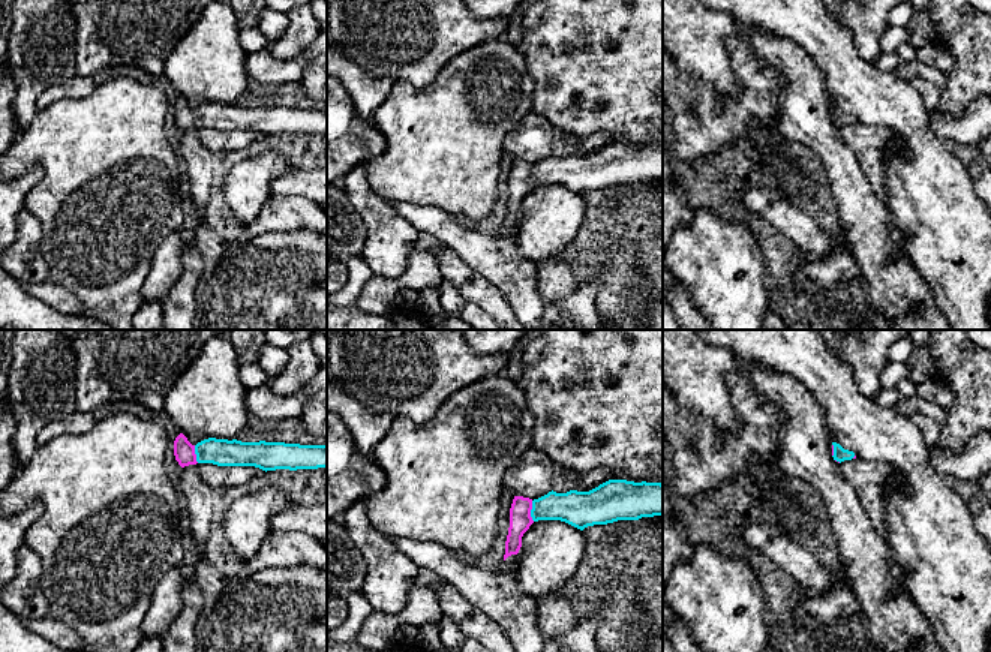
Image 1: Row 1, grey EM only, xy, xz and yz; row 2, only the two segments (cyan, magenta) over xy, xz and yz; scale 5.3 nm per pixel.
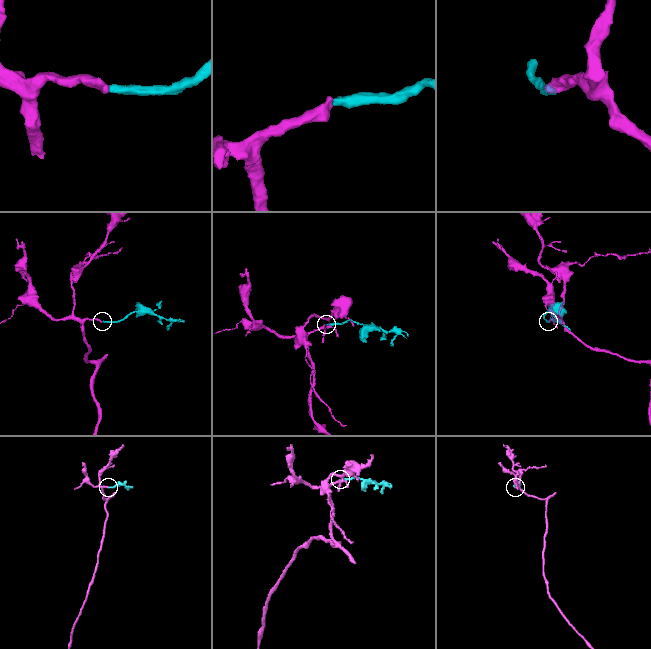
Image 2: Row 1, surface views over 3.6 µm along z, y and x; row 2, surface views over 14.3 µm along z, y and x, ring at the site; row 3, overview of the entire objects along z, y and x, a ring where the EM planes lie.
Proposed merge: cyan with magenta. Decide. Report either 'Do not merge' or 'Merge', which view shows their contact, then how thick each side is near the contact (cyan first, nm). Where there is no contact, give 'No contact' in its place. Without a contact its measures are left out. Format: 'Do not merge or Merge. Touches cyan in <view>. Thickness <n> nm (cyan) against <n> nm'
Merge. Touches cyan in xz. Thickness 190 nm (cyan) against 120 nm

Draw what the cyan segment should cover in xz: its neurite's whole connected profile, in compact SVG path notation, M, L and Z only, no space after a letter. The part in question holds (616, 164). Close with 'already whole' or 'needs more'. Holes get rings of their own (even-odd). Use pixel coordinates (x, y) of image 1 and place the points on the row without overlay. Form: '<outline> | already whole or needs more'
M609 144L589 156L570 154L567 157L549 156L538 163L514 160L510 172L510 192L505 205L504 225L517 219L522 201L534 186L561 184L580 195L594 189L607 189L618 184L639 184L642 181L663 180L663 148L634 147L627 144Z | needs more

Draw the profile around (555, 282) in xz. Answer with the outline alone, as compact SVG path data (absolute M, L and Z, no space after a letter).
M559 256L537 264L537 291L546 304L562 301L582 286Z

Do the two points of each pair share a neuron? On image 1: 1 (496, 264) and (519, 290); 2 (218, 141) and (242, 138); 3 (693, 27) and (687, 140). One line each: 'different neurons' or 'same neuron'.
1: same neuron
2: same neuron
3: different neurons

